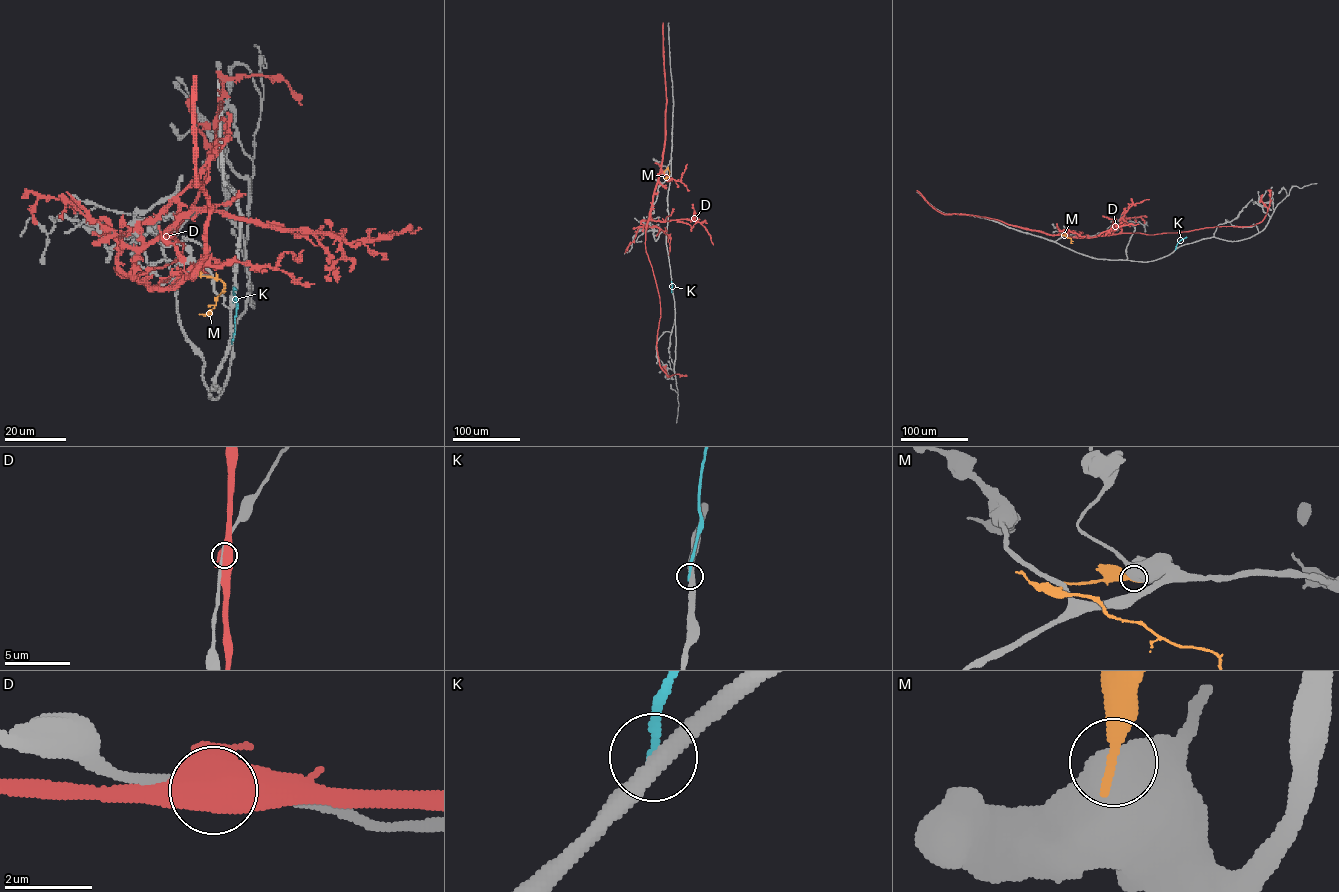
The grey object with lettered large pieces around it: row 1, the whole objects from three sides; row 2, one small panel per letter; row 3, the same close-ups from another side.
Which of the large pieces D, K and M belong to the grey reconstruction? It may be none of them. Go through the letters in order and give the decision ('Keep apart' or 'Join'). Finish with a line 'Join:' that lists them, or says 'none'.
D: Keep apart
K: Keep apart
M: Keep apart
Join: none

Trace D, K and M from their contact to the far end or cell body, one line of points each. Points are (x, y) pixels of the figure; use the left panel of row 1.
D: (166, 240), (183, 243), (176, 260), (116, 272), (173, 288), (204, 258), (193, 75)
K: (232, 342), (236, 311), (235, 287)
M: (199, 276), (216, 278), (224, 283), (215, 306), (206, 315), (199, 314)

